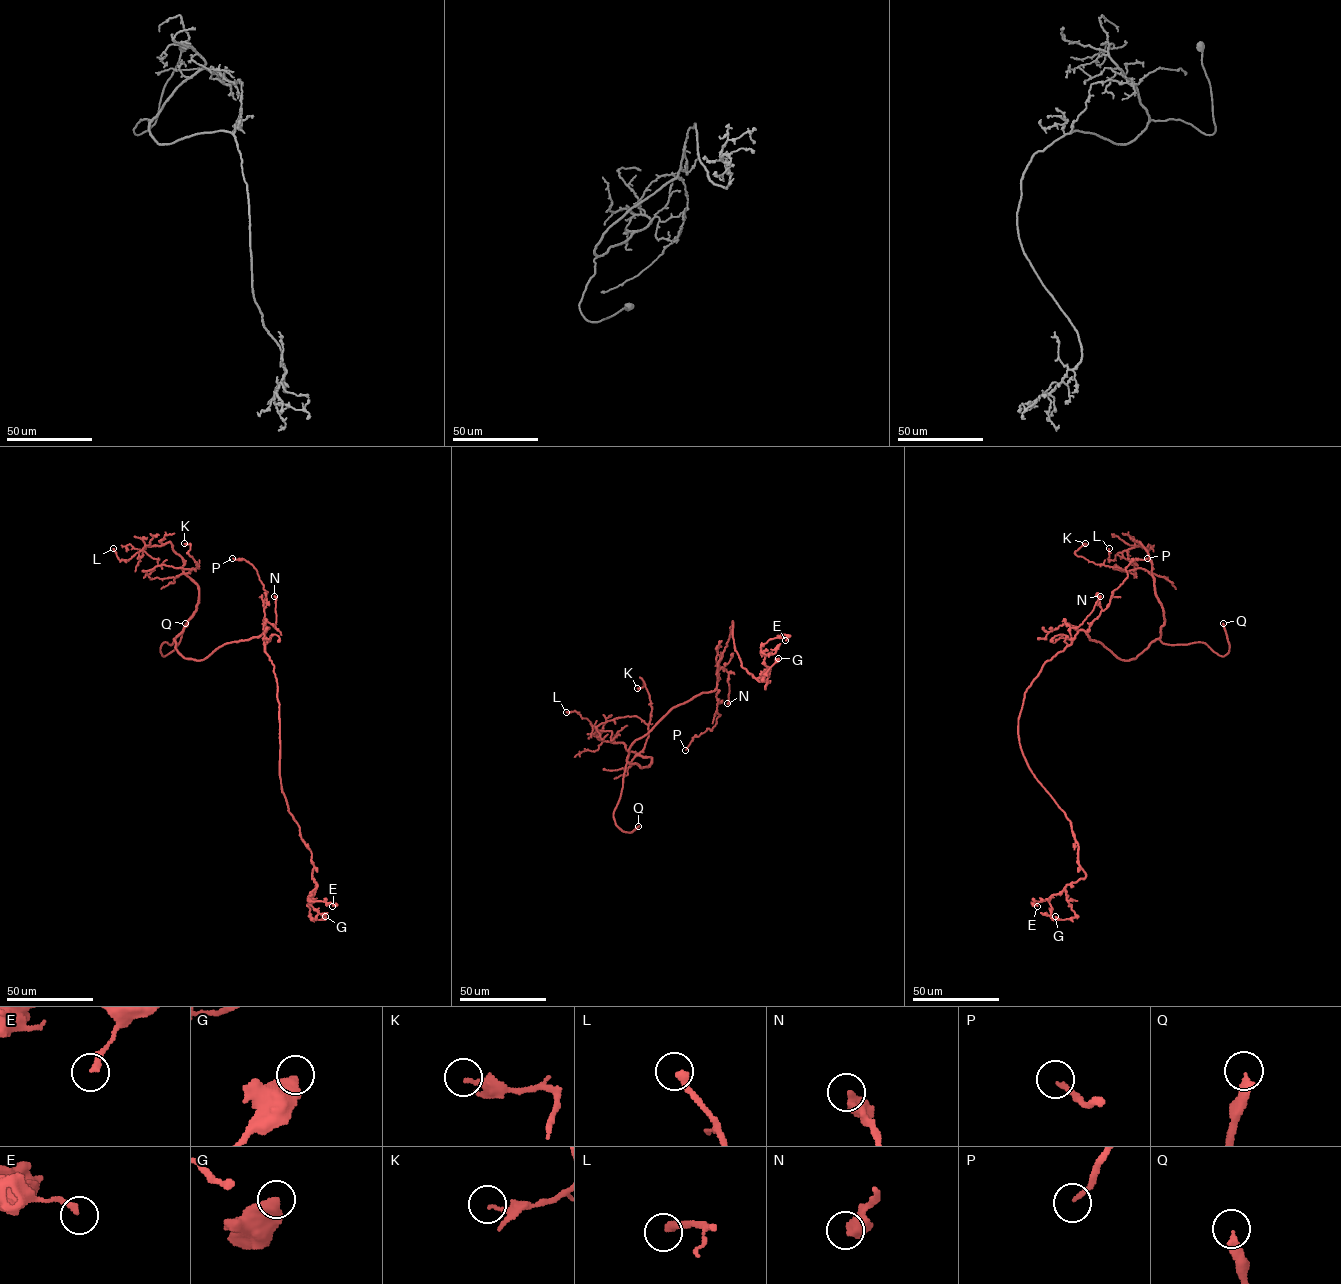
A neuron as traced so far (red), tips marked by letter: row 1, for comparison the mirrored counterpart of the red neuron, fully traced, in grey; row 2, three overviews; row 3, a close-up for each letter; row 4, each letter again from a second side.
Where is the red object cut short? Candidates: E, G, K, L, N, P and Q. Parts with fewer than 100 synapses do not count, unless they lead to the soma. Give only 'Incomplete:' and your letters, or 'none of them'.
Incomplete: Q

